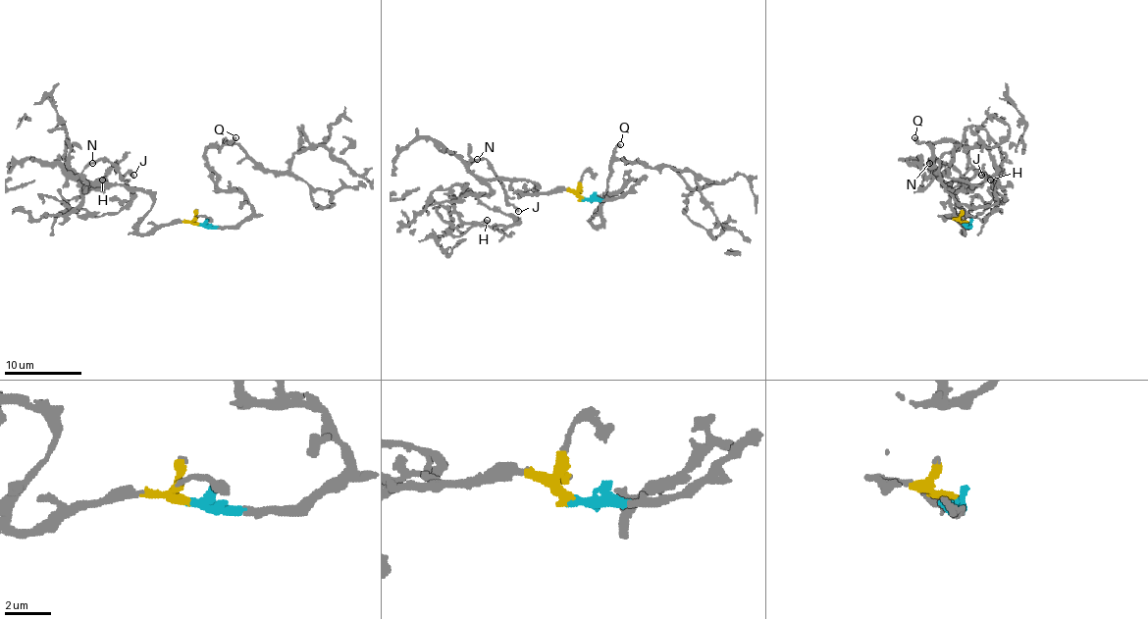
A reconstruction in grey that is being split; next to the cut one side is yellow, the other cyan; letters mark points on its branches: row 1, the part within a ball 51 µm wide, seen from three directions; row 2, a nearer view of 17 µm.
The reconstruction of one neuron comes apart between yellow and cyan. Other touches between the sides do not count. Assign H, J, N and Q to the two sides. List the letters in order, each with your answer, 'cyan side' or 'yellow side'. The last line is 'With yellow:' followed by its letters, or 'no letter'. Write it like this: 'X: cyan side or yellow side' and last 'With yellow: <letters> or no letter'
H: yellow side
J: yellow side
N: yellow side
Q: cyan side
With yellow: H, J, N

